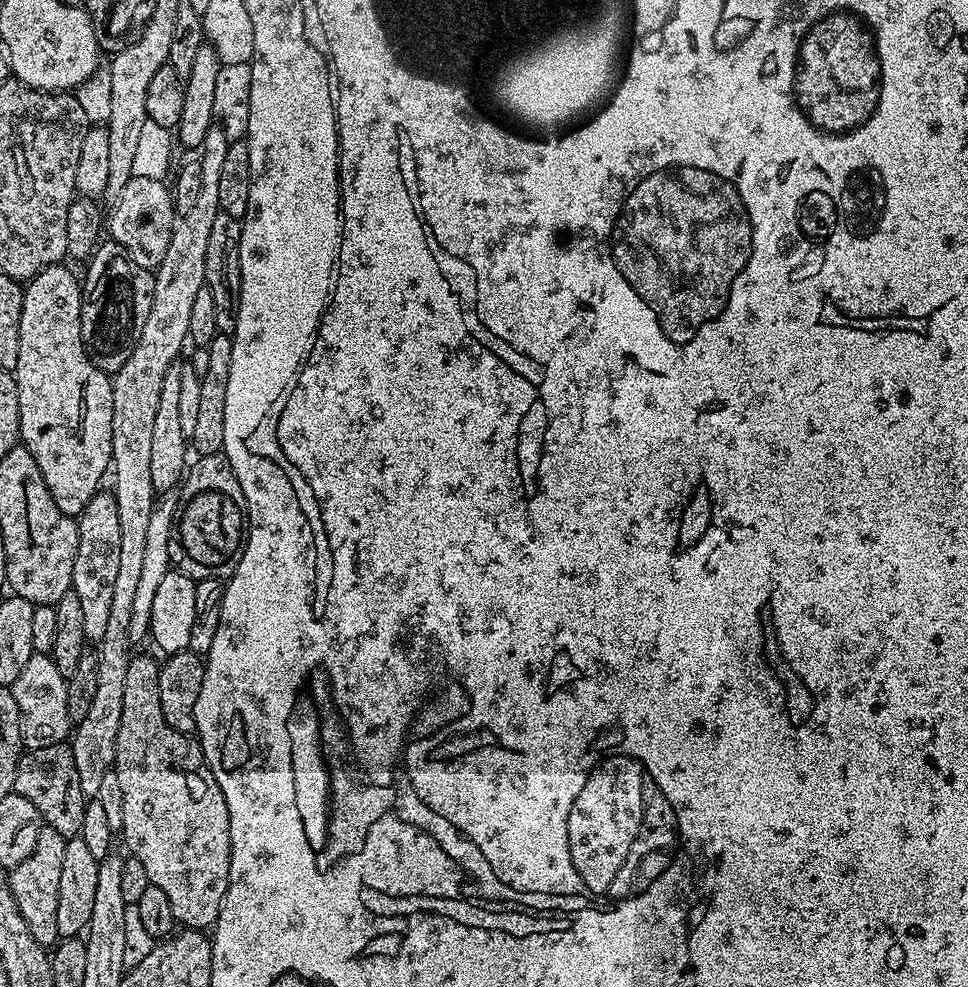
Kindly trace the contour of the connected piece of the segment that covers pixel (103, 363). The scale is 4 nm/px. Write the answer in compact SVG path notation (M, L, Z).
M113 242L101 243L86 266L88 273L82 276L80 298L82 342L94 366L115 374L126 358L134 354L134 346L138 338L142 338L142 326L146 326L146 317L150 315L156 278L149 269L133 262L122 245Z

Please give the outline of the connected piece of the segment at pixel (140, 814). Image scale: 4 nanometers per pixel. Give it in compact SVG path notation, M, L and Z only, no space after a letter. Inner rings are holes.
M133 655L126 666L126 687L122 693L122 722L118 726L118 742L116 743L116 763L114 771L118 778L118 786L122 789L122 837L124 844L129 848L131 859L142 862L146 870L146 878L149 884L158 886L158 890L166 893L166 899L170 901L174 909L174 918L177 925L188 930L208 930L215 925L220 907L224 901L224 895L228 889L228 875L230 874L230 814L226 810L226 798L214 778L214 774L208 768L204 760L204 752L200 749L199 739L193 738L187 732L179 732L162 718L162 702L158 698L158 674L160 664L152 656Z

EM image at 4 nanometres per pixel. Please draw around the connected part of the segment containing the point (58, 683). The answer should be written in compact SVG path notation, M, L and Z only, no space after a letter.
M33 654L26 662L22 674L10 686L14 702L18 702L20 711L20 738L25 749L41 748L63 744L70 736L70 721L66 710L66 690L68 681L58 674L51 655Z

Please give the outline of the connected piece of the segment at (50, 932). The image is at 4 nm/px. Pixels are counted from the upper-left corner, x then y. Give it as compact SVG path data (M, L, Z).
M41 827L38 846L34 846L30 858L18 862L18 866L8 873L8 885L14 894L14 902L18 902L18 910L22 910L26 926L30 926L30 934L34 934L36 941L45 946L55 945L58 940L58 882L62 879L65 843L66 838L58 834L58 830Z

